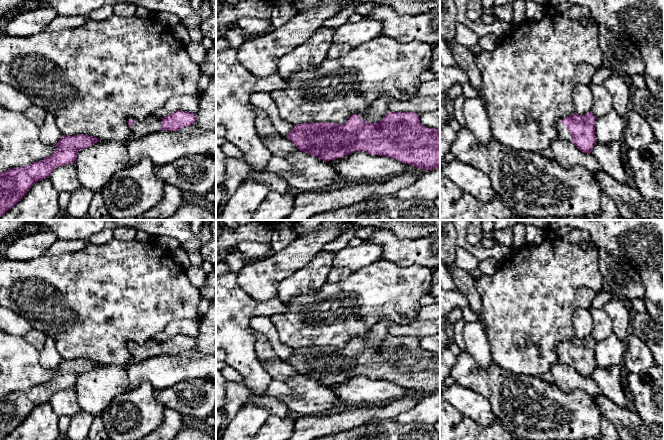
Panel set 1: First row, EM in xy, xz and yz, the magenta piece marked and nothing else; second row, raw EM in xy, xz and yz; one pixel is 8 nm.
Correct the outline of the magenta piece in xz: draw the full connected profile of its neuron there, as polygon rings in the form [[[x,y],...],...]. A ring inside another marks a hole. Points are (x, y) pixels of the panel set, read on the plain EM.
[[[378,322],[366,338],[354,338],[344,348],[294,349],[286,361],[299,375],[325,386],[365,375],[418,393],[440,392],[440,353],[423,350],[416,337],[391,336],[388,327],[392,324]]]

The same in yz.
[[[591,335],[561,342],[557,348],[558,363],[573,367],[584,377],[591,377],[596,368],[595,345],[596,340]]]

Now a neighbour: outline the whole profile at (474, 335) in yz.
[[[481,322],[465,323],[462,336],[467,352],[481,368],[488,369],[494,364],[485,327]]]

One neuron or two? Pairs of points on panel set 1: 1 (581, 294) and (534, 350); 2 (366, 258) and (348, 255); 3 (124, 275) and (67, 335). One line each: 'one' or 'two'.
1: two
2: one
3: one

